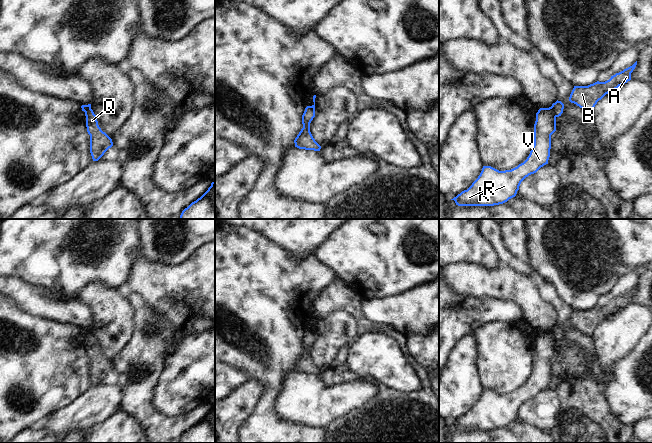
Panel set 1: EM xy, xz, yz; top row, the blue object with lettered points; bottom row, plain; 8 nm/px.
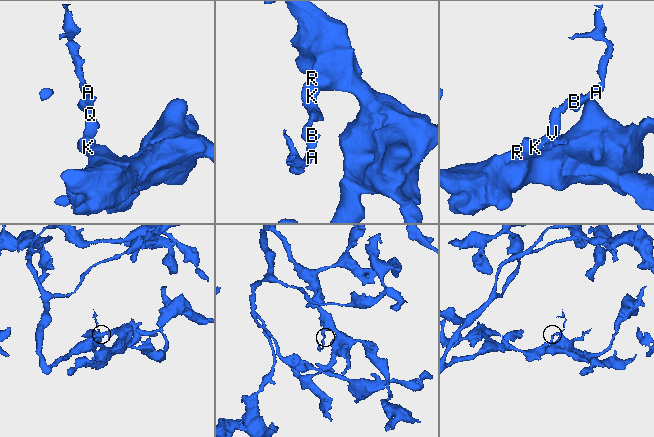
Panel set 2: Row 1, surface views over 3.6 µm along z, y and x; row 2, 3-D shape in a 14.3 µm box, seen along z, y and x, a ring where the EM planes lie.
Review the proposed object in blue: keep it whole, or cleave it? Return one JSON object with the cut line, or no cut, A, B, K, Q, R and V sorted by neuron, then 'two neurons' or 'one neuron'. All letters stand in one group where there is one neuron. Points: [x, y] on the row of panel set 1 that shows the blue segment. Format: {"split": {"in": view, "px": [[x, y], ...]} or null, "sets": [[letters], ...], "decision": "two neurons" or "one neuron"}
{"split": {"in": "yz", "px": [[551, 106], [556, 116]]}, "sets": [["A", "B"], ["K", "Q", "R", "V"]], "decision": "two neurons"}

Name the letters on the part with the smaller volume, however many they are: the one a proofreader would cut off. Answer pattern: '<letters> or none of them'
A, B.

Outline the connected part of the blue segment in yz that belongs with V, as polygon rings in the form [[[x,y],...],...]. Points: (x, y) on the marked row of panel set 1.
[[[552,107],[540,108],[534,124],[534,145],[527,159],[505,171],[483,166],[472,185],[451,200],[458,206],[494,206],[515,197],[521,182],[548,164],[551,135],[555,131],[556,115]]]

